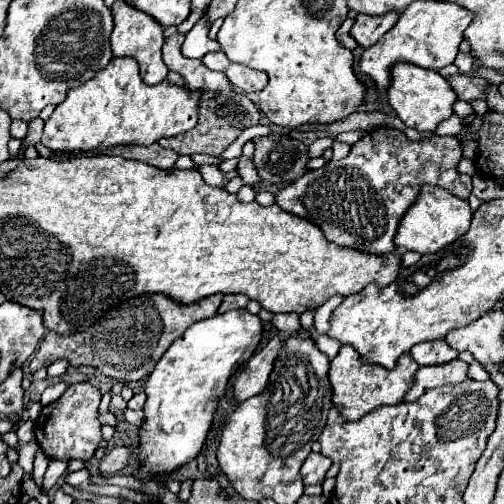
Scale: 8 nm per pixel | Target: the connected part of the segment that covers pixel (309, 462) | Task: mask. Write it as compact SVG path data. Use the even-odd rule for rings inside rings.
M309 453L307 459L303 461L301 467L301 477L305 485L315 485L315 483L323 483L327 469L331 467L331 459L323 457L321 453Z

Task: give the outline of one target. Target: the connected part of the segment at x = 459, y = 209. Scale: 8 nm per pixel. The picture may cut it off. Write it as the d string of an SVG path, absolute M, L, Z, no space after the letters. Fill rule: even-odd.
M423 185L419 199L415 201L415 207L411 207L409 213L403 217L403 221L399 223L399 229L395 235L395 247L399 251L415 251L421 255L437 253L447 245L451 245L453 241L457 241L459 237L463 237L463 233L467 233L471 217L473 217L473 211L465 199L459 199L443 191L441 187Z

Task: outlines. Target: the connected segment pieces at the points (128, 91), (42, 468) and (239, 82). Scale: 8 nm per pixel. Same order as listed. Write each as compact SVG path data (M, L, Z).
M131 57L111 59L111 63L101 69L93 79L85 81L83 85L71 89L67 99L57 105L51 119L45 121L41 143L53 151L71 151L71 153L89 153L95 149L109 149L117 145L141 145L149 147L165 137L175 137L195 127L197 123L197 105L199 105L199 91L187 91L181 87L163 81L161 85L145 85L139 77L139 65Z
M38 449L35 454L34 468L32 473L36 483L41 487L41 489L43 489L43 476L47 470L48 463L49 458L42 452L41 449Z
M231 63L229 69L225 71L225 75L233 83L233 87L237 87L245 93L261 91L267 85L267 73L253 71L253 69L249 69L247 65L241 65L241 63Z

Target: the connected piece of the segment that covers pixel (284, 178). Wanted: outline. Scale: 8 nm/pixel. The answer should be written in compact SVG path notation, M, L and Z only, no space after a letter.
M271 133L269 137L255 137L253 163L263 181L273 185L289 185L307 173L311 161L307 145L289 135Z

